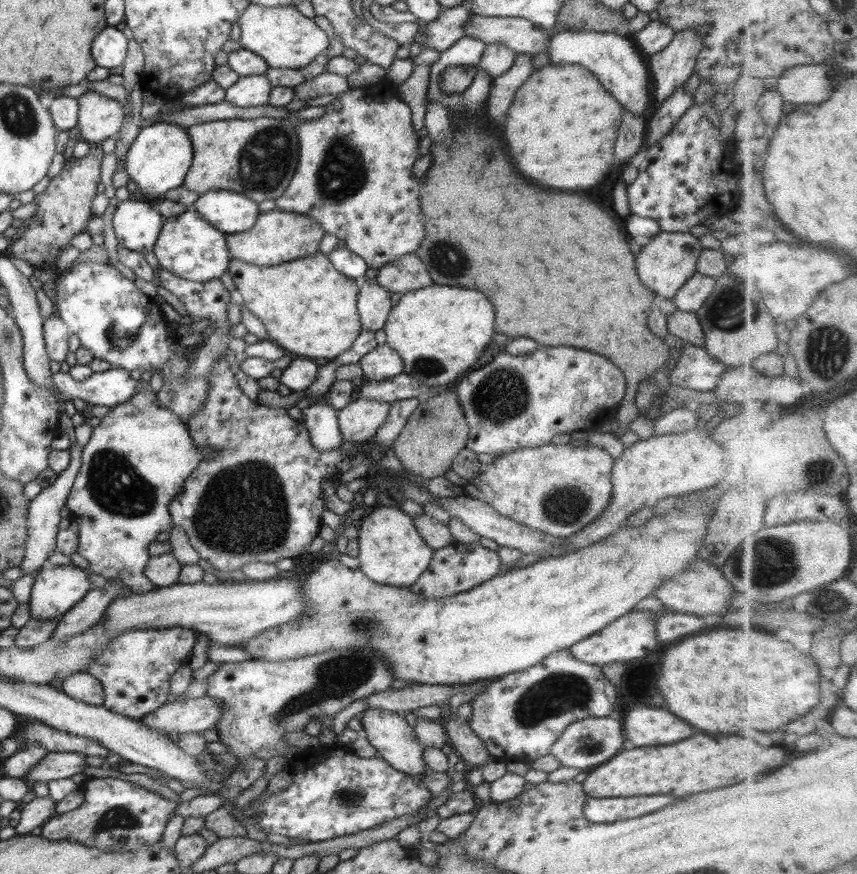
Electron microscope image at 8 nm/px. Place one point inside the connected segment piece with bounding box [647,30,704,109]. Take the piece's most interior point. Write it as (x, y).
(670, 69)

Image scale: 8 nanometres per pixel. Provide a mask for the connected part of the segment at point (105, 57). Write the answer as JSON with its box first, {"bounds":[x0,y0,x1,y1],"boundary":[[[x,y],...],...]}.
{"bounds":[92,25,128,68],"boundary":[[[108,25],[92,42],[92,56],[98,66],[116,68],[126,60],[128,38],[117,27]]]}

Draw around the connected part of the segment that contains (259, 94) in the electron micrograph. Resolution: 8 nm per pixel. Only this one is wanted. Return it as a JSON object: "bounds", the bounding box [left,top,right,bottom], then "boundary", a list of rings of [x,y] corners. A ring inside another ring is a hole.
{"bounds":[225,74,272,108],"boundary":[[[266,74],[240,77],[226,89],[225,100],[239,108],[266,106],[272,87]]]}

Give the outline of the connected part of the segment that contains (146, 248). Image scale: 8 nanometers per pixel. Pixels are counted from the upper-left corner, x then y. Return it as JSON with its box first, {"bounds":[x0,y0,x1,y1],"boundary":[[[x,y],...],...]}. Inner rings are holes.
{"bounds":[112,200,165,254],"boundary":[[[150,200],[119,202],[112,219],[118,245],[142,254],[152,252],[165,220]]]}

